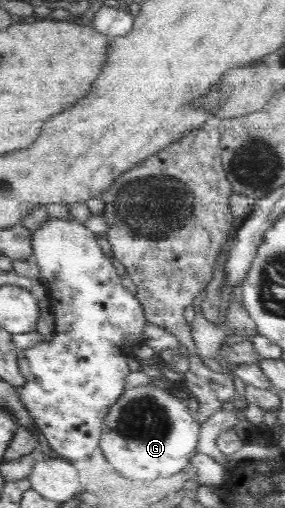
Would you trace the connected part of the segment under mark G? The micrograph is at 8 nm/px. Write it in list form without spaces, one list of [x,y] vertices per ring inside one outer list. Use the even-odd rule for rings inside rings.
[[[144,381],[140,386],[126,388],[120,398],[109,408],[102,427],[99,447],[104,456],[114,468],[130,480],[154,480],[155,478],[170,477],[183,468],[190,466],[190,458],[197,453],[199,430],[201,426],[191,416],[191,411],[185,405],[183,398],[155,385]]]

